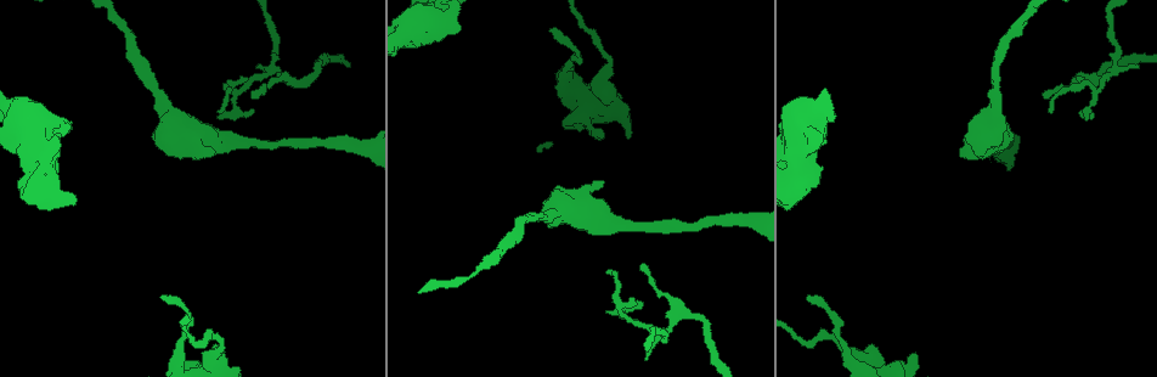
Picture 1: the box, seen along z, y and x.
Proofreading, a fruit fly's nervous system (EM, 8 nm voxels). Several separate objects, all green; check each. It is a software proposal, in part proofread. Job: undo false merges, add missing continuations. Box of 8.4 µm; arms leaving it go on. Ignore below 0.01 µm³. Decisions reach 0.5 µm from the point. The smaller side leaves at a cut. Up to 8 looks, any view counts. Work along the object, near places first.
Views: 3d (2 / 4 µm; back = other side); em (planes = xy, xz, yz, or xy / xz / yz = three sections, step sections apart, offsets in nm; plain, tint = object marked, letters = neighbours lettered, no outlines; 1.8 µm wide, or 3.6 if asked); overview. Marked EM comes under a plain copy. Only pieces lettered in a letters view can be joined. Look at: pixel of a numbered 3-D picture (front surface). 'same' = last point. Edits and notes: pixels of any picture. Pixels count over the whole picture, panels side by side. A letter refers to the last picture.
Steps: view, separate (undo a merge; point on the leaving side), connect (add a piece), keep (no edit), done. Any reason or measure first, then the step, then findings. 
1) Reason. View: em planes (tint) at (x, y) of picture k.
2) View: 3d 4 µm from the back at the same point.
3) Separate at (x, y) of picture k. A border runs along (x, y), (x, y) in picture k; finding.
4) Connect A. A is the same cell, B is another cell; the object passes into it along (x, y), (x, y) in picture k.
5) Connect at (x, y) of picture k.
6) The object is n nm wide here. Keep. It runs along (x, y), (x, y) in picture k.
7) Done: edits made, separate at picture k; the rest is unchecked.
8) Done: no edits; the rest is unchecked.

View: em 3.6 µm planes (letters) at (551, 31) of picture 1.

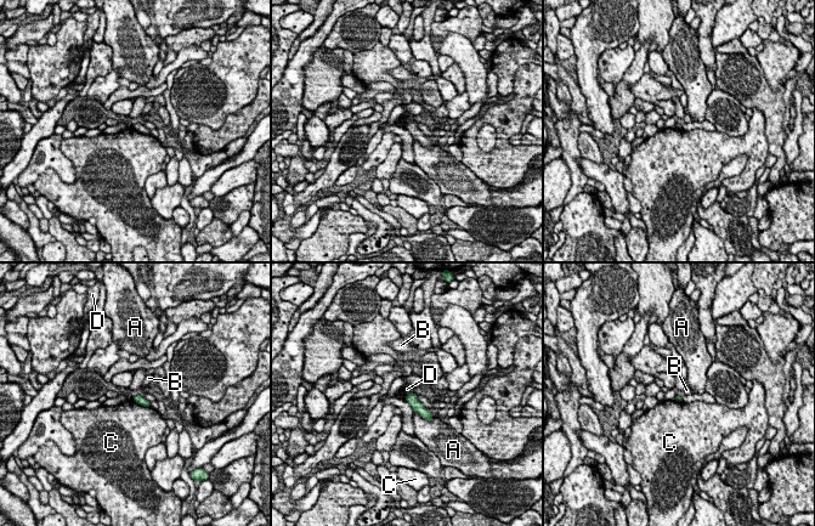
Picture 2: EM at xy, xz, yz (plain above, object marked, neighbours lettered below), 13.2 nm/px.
The longest contact is with A, 280 nm. Keep. A, B, C and D are other cells; a border runs along (132, 399), (150, 407) in picture 2; none of them fits.

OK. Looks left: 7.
View: em planes (letters) at (914, 353) of picture 1.

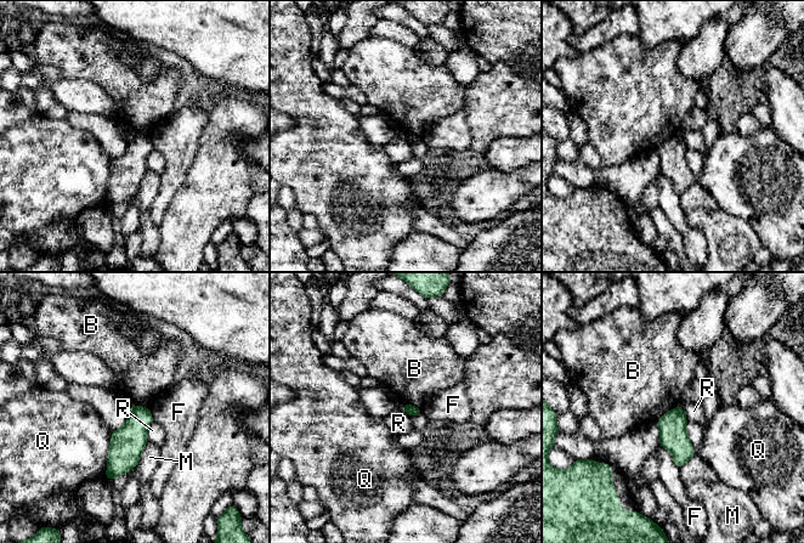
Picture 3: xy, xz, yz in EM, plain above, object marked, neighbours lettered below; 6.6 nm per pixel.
Keep. B, F, M, Q and R are other cells; a border runs along (680, 403), (655, 420) in picture 3; none of them fits.

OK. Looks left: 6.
Sudden change in width. View: 3d 4 µm at (22, 136) of picture 1.

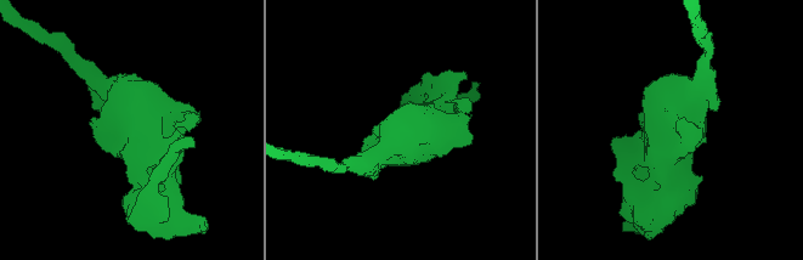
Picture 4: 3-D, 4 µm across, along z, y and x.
View: em 3.6 µm planes (tint) at (685, 132) of picture 4.

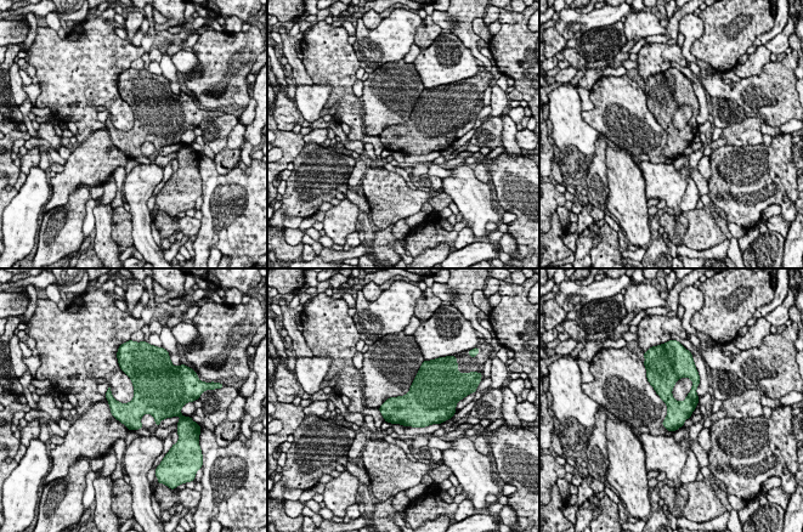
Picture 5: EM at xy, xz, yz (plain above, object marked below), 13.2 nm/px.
See the neighbours. View: em 3.6 µm planes (letters) at the same point.

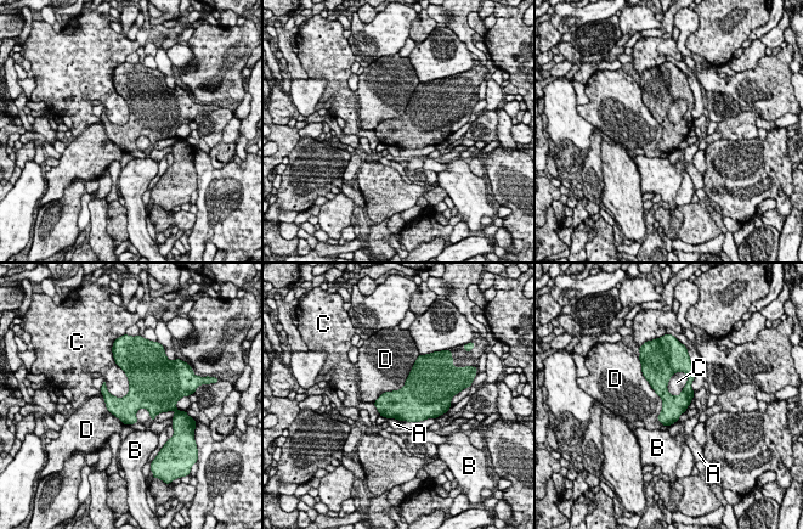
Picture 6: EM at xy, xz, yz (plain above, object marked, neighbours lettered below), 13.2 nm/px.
The longest contact is with D, 850 nm. Keep. A, B, C and D are other cells; it runs along (669, 364), (662, 373), (667, 422) in picture 6; all the same neuron.

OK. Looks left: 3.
Sharp bend. View: em yz step 8 (tint) at (236, 95) of picture 1.

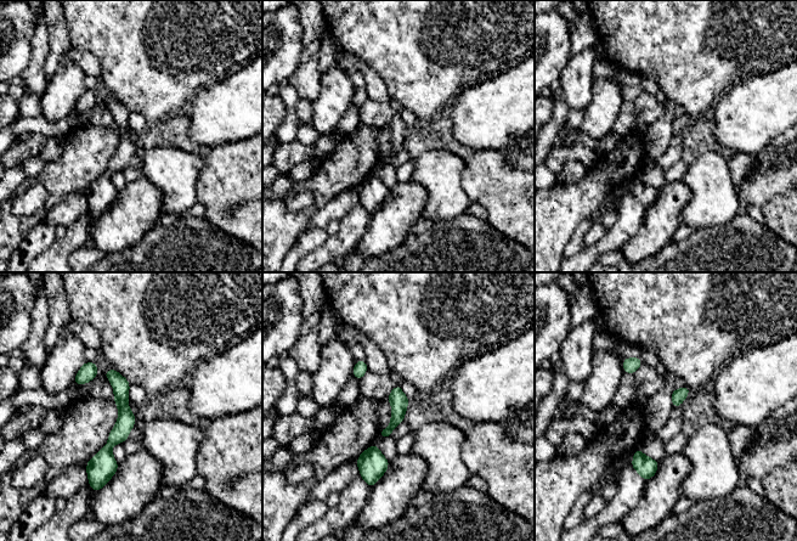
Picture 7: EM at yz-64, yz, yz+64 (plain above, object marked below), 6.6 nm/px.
Cut it another way. View: em planes (letters) at the same point.

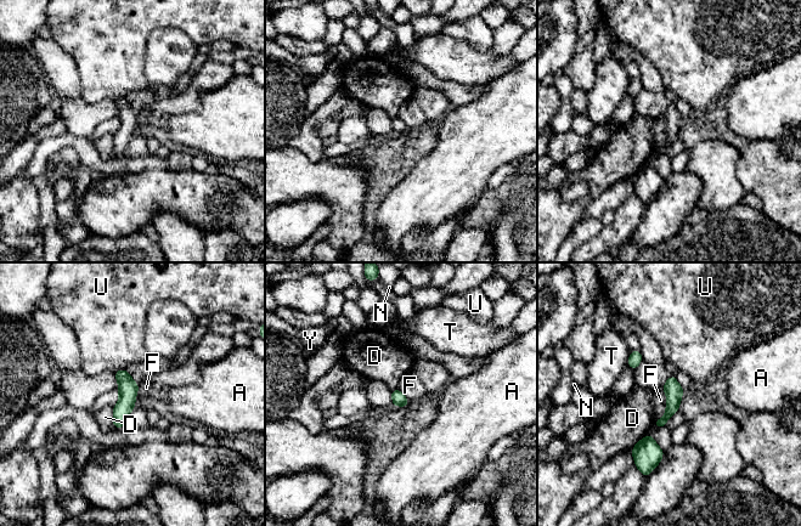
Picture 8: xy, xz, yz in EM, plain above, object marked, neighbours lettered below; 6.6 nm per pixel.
The object is 90 nm wide here. Keep. A, D, F, N, T, U and Y are other cells; it runs along (122, 372), (125, 405), (118, 425) in picture 8; all the same neuron.

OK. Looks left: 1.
Done: no edits; the rest is unchecked.

